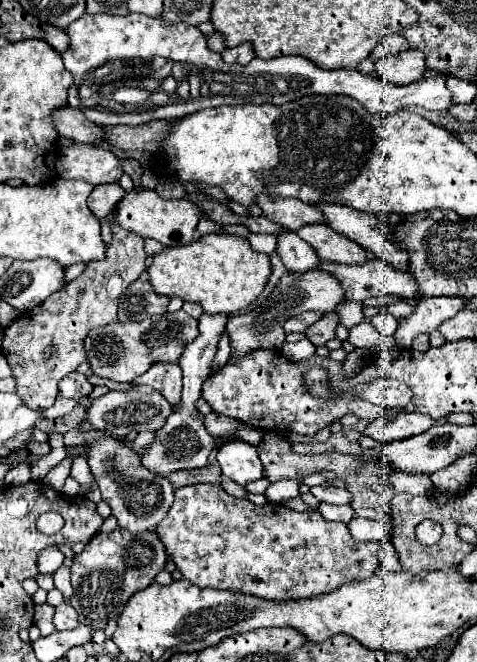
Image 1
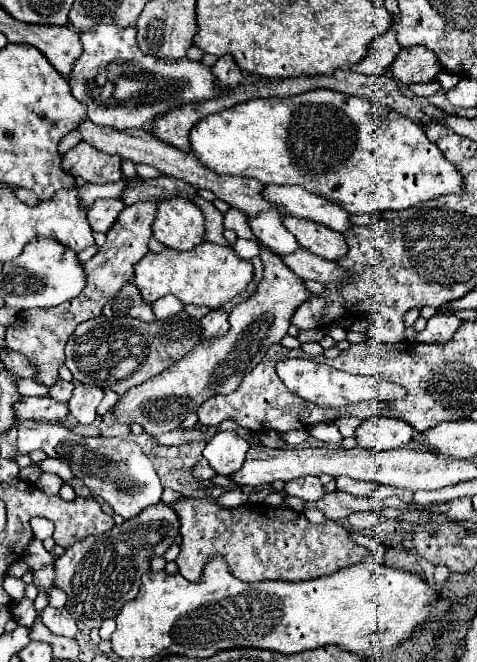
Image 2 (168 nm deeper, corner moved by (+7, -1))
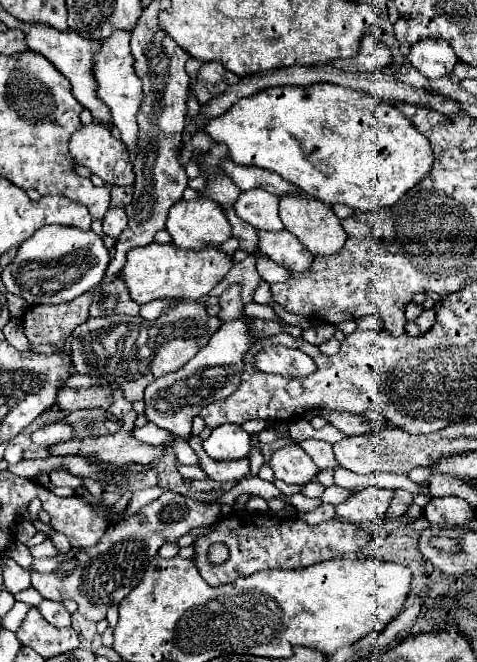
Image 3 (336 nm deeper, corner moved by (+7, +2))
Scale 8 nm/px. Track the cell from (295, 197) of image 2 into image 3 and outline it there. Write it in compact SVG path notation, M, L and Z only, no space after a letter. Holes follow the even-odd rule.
M224 157L222 163L220 163L222 171L234 179L234 183L246 191L246 189L254 189L254 187L260 187L260 189L266 189L274 195L286 195L286 193L302 193L302 189L294 187L292 183L288 183L286 179L282 179L280 175L276 175L274 171L266 171L262 167L252 167L252 165L238 165L234 163L232 159Z

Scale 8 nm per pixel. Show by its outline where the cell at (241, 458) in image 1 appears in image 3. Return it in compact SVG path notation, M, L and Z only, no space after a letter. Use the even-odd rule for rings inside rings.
M220 425L204 441L206 453L216 459L244 459L250 453L250 435L240 425Z

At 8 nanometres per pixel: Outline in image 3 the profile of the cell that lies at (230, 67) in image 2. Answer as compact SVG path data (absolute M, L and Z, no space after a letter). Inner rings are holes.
M204 63L196 75L196 79L190 81L190 91L198 99L200 105L206 105L214 97L222 95L228 87L236 85L240 81L238 75L226 71L222 63Z

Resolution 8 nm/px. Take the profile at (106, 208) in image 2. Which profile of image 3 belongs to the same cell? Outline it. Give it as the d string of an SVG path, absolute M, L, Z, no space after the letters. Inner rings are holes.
M108 209L108 213L102 219L102 227L104 227L104 235L110 235L114 239L120 237L120 233L126 229L128 225L128 217L124 213L124 209Z

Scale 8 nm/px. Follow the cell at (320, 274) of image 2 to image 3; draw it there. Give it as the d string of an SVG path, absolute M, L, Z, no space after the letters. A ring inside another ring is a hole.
M286 229L282 231L256 231L258 233L258 249L262 255L270 257L278 265L288 271L306 271L312 263L312 253L294 239L294 235Z

